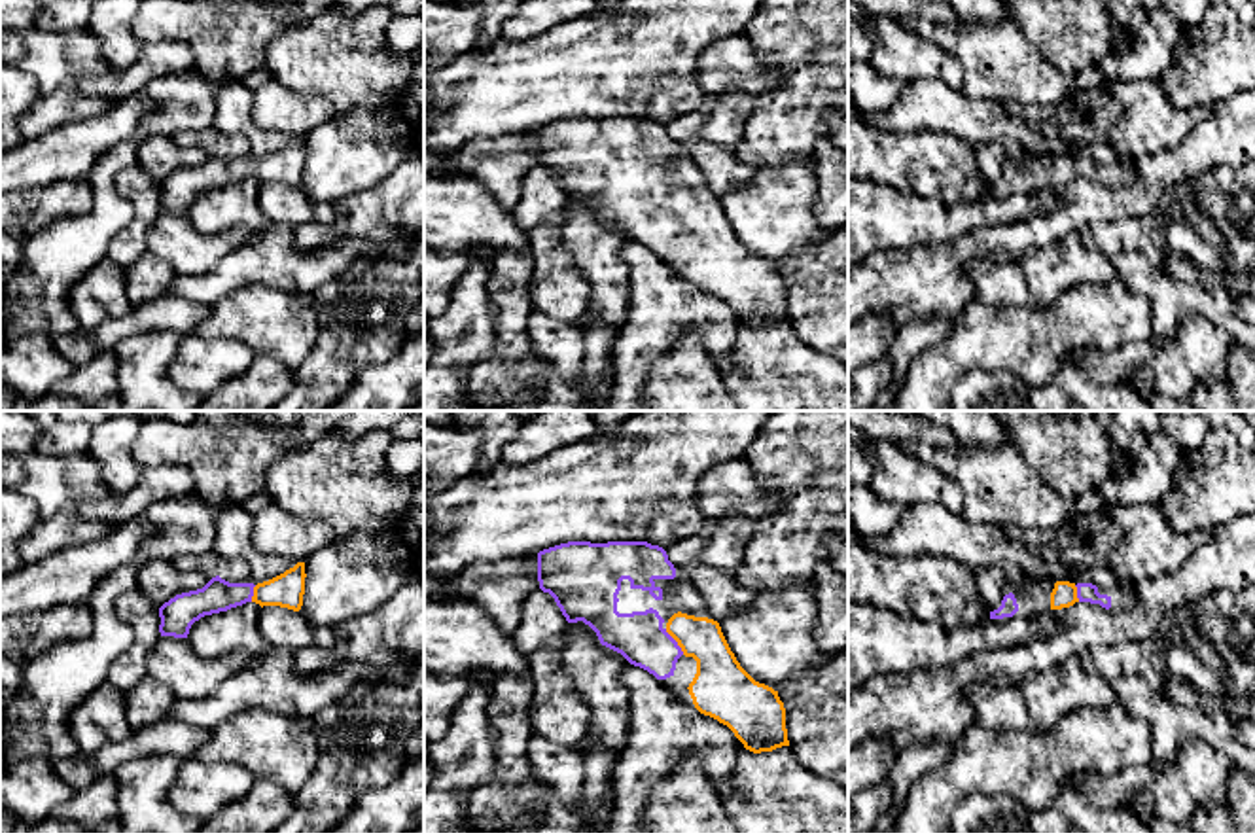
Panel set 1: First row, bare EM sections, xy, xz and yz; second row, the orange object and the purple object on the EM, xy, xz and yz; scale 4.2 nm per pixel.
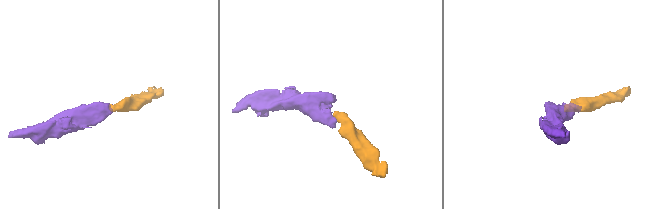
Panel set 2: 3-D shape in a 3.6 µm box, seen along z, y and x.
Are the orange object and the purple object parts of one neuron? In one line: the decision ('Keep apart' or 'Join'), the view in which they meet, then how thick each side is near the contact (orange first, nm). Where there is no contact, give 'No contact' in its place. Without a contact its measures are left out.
Join. Touches orange in xz. Thickness 220 nm (orange) against 220 nm

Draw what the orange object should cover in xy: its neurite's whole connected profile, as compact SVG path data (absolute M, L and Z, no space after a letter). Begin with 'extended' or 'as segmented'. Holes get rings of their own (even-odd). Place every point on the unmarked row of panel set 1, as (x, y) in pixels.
extended; M305 138L263 159L229 159L220 151L203 165L176 170L159 184L161 212L187 214L195 197L204 191L227 187L246 178L280 182L299 187L305 170Z

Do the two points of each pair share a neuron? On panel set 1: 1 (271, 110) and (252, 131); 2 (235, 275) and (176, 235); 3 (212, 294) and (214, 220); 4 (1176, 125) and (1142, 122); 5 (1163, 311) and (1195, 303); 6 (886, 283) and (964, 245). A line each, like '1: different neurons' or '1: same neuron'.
1: different neurons
2: different neurons
3: different neurons
4: same neuron
5: same neuron
6: same neuron

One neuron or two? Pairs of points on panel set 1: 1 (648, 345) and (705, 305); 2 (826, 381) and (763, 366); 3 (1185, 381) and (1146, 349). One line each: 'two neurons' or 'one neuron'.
1: one neuron
2: one neuron
3: two neurons

